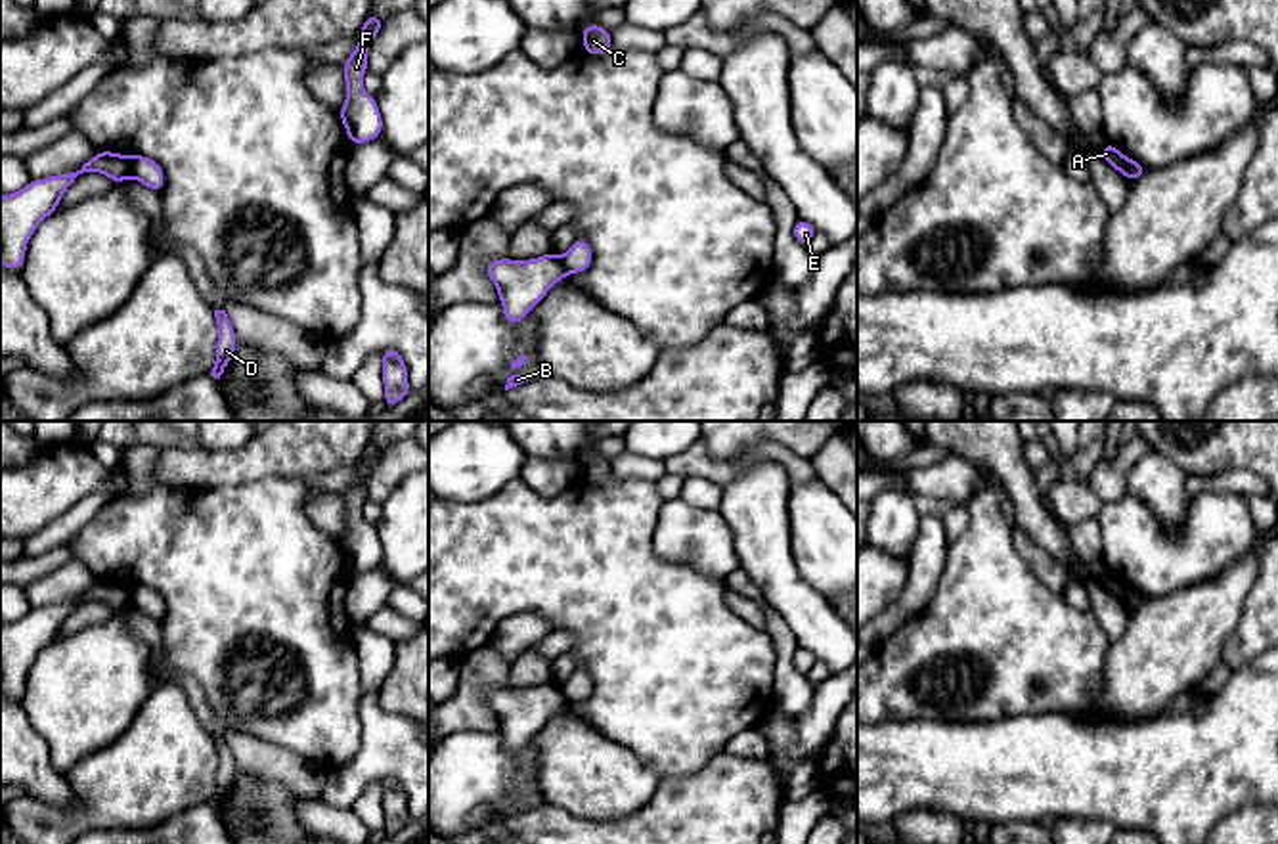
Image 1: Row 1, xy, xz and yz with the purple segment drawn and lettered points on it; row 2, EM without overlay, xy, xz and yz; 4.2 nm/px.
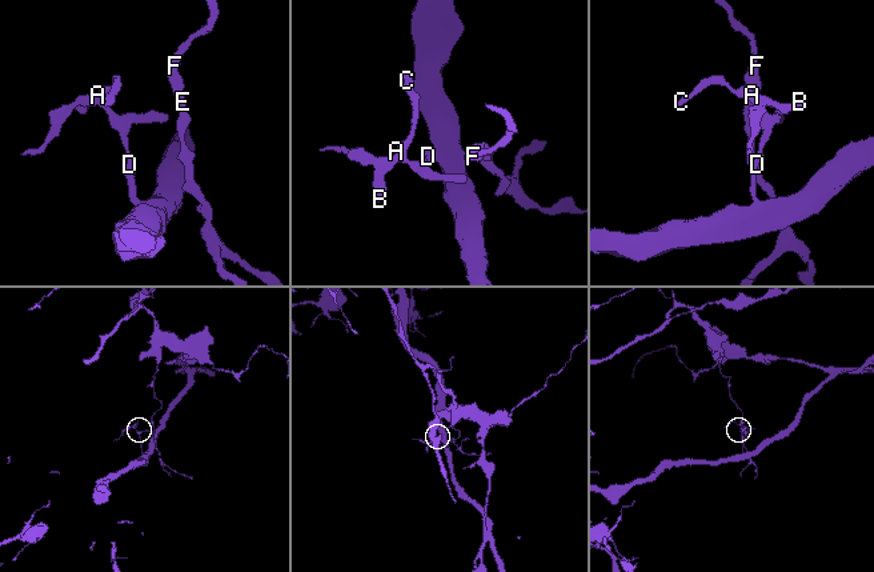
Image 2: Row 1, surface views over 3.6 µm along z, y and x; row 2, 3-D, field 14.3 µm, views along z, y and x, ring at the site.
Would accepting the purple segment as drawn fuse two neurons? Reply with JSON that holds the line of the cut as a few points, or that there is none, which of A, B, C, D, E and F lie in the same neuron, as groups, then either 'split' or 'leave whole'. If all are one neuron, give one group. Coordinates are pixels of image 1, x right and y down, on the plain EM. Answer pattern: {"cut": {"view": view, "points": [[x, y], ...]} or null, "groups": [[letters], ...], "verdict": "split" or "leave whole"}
{"cut": {"view": "xy", "points": [[127, 586], [132, 603]]}, "groups": [["A", "C", "D", "E", "F"], ["B"]], "verdict": "split"}

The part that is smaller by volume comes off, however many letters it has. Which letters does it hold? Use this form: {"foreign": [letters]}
{"foreign": ["B"]}

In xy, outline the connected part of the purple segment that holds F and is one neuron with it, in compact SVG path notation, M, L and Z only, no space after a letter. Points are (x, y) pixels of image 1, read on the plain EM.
M373 442L365 446L360 457L362 467L341 496L346 509L346 532L337 542L342 547L350 574L371 570L383 563L383 545L377 530L362 517L362 507L369 500L367 478L383 452L385 448Z

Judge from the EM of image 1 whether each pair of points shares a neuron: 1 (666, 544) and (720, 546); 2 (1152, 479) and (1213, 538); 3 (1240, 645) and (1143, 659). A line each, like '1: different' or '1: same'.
1: same
2: different
3: different

